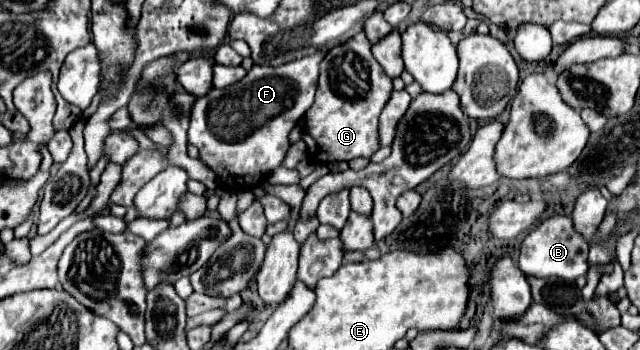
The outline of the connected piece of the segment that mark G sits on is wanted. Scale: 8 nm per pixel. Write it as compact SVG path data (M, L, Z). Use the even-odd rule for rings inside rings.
M363 31L357 33L355 39L333 47L323 59L315 103L305 115L305 131L313 137L305 139L307 155L315 163L351 161L355 157L369 159L379 149L377 121L387 97L391 97L391 91L391 79L375 61L371 43Z

